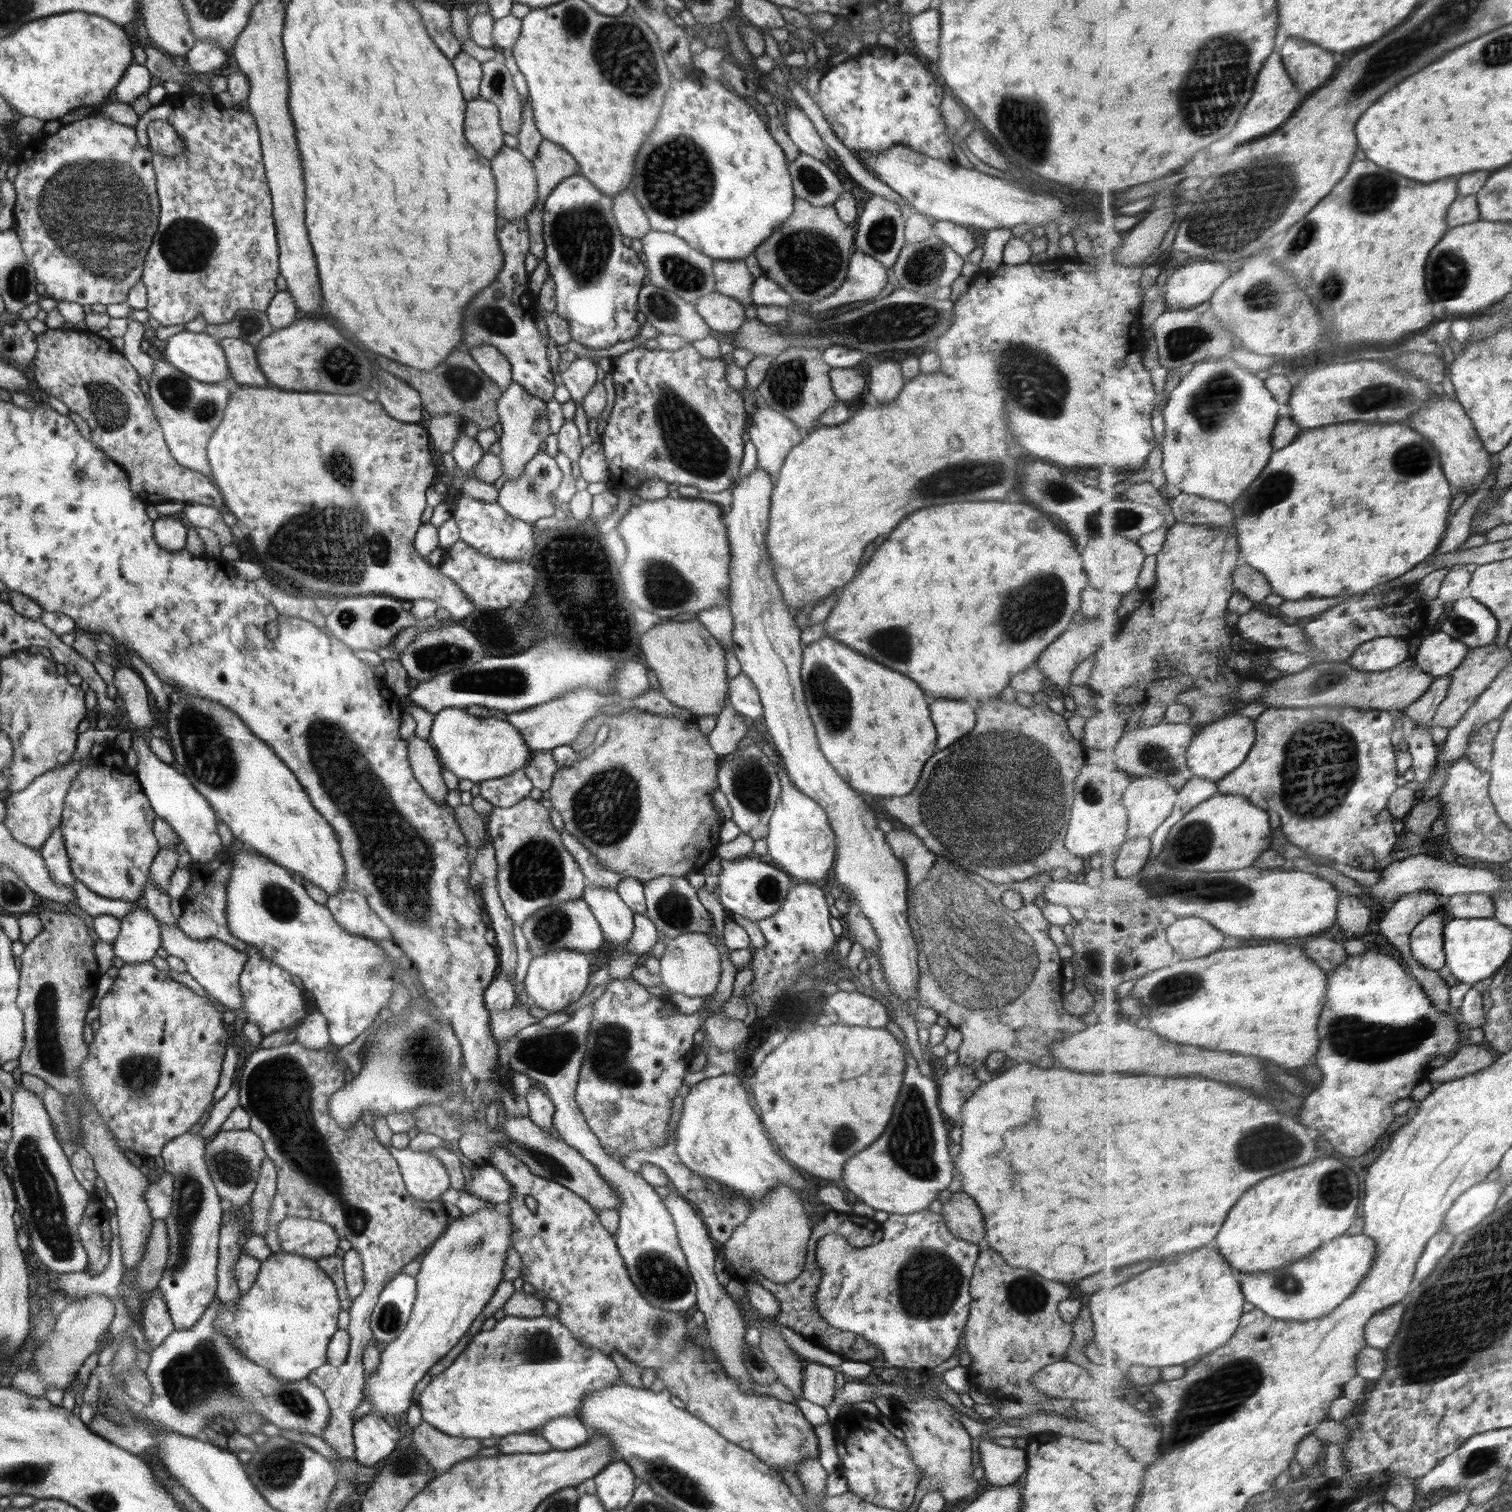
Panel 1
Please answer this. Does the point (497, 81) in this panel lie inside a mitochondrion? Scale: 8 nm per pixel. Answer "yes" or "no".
yes

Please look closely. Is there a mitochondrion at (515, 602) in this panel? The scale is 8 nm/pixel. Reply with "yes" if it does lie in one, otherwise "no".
no

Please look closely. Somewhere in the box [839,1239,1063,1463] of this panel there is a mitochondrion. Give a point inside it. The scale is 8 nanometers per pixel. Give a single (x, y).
(928, 1286)

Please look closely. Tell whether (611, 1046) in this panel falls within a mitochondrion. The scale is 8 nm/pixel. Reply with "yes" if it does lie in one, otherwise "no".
yes

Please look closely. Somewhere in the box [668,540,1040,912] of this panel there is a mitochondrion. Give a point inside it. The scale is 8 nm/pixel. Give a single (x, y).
(832, 700)

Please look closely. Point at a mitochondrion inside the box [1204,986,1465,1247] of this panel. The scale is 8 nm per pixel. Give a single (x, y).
(1371, 1043)

